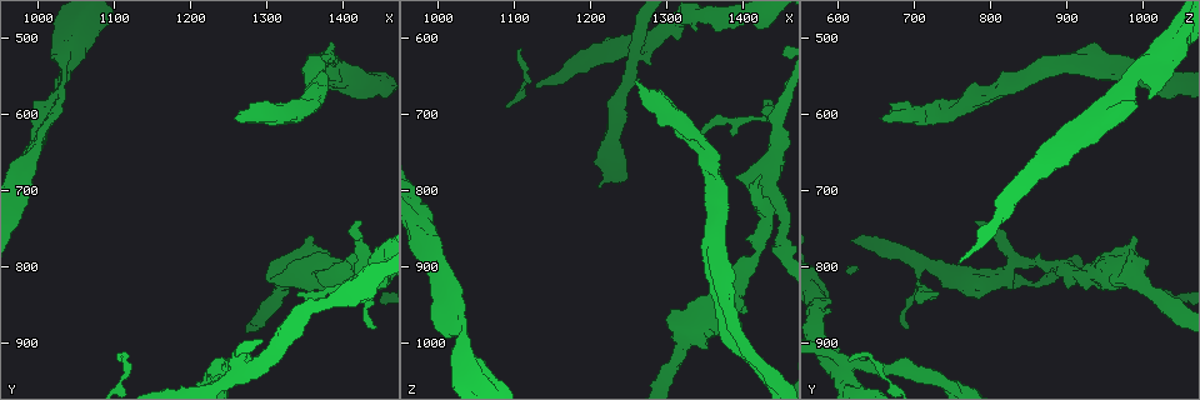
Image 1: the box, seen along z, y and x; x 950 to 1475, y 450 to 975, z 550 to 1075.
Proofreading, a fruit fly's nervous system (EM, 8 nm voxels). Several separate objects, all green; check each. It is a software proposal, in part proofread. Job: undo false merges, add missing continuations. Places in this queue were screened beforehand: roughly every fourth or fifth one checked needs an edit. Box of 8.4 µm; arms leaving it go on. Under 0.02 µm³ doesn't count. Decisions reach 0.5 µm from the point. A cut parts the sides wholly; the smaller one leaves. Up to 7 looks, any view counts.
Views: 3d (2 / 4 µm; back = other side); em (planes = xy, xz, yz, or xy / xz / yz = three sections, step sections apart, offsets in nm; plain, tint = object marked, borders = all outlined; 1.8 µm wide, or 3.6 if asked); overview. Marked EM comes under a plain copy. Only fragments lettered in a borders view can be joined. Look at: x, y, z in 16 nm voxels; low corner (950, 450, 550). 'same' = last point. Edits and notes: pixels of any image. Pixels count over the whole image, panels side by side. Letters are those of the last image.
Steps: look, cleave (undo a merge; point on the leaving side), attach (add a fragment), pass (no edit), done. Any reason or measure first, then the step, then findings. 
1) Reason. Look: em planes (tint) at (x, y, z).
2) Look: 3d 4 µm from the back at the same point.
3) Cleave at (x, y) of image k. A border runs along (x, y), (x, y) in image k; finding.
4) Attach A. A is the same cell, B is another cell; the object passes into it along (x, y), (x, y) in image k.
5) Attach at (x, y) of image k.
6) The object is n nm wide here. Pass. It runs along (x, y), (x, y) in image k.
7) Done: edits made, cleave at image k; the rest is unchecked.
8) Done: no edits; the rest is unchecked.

Thick turns thin. Look: 3d 2 µm at (1285, 600, 685).

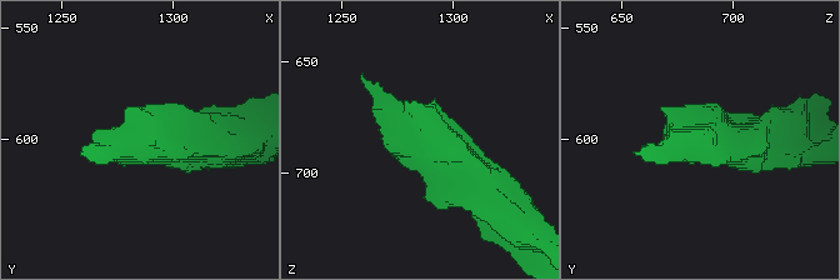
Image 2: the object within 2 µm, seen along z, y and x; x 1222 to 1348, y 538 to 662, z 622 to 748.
Need the tissue. Look: em planes (tint) at (1287, 601, 687).

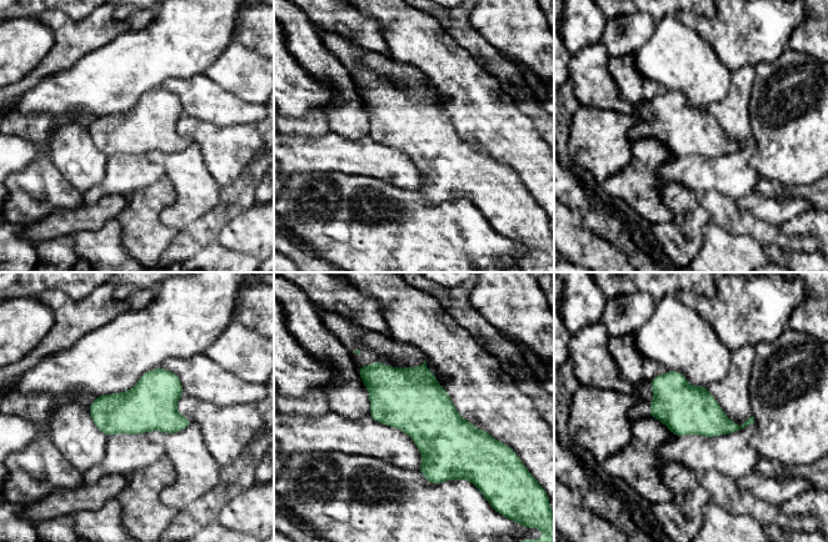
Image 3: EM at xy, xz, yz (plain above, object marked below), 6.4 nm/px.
See the neighbours. Look: em planes (borders) at the same point.

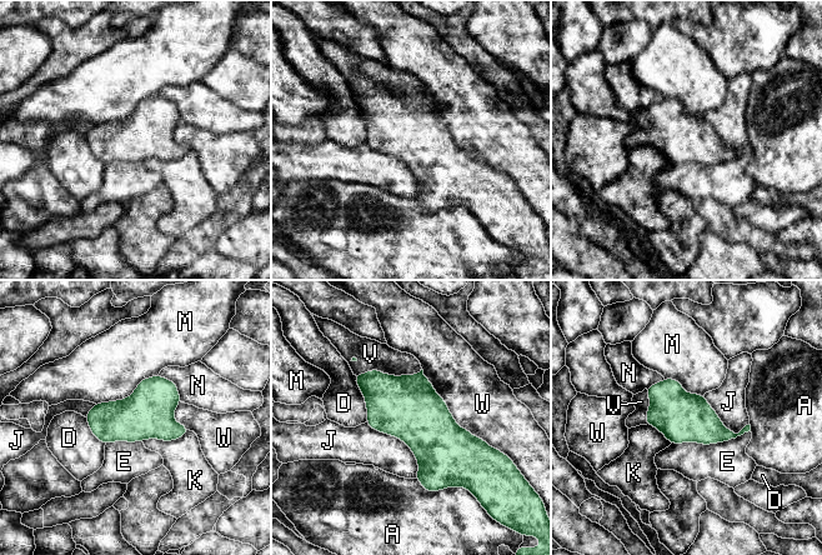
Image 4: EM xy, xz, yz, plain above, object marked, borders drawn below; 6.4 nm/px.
Attach V. V is the same cell, A, D, E, J, K, M, N and W are other cells; the object passes into it along (407, 406), (389, 375), (370, 354) in image 4; the neuron continues.

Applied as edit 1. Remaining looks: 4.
Two arms in line, one across. Look: em xz step 4 (tint) at (1420, 555, 1025).

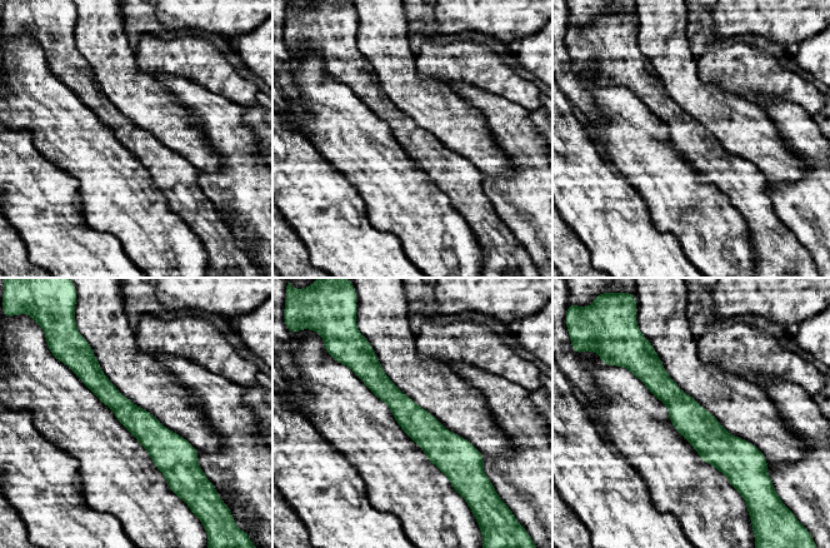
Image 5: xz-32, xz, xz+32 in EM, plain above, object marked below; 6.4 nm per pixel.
Look: em planes (tint) at the same point.

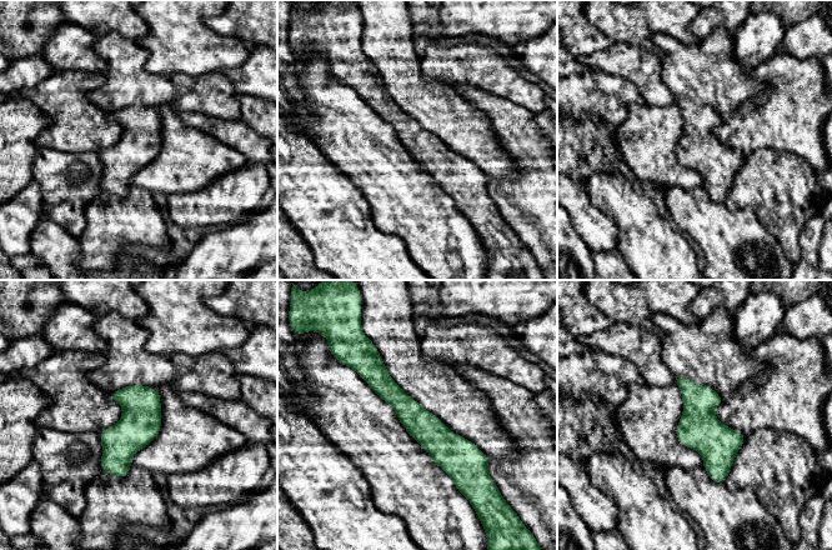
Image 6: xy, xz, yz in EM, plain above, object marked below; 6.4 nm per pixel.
Look: em planes (borders) at the same point.

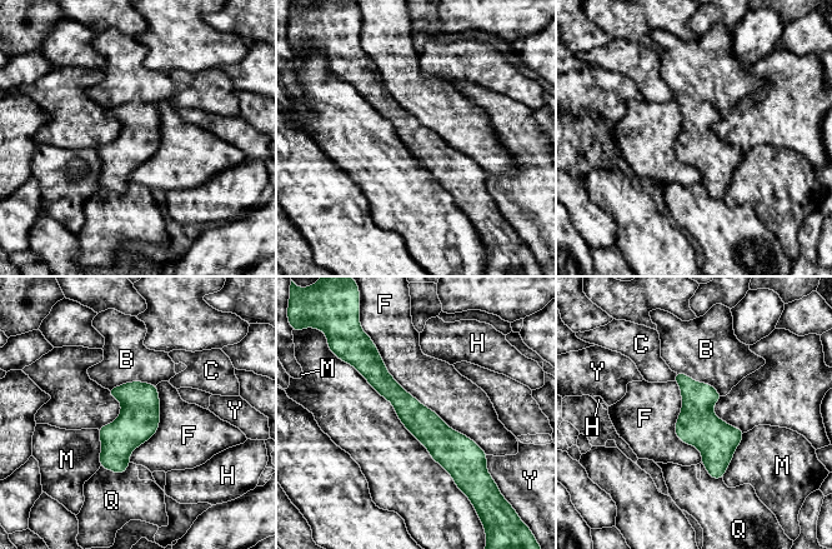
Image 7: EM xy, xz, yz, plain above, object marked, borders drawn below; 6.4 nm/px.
Pass. B, C, F, H, M, Q and Y are other cells; a border runs along (372, 342), (407, 392), (489, 454) in image 7; all the same neuron.

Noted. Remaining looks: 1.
Done: edits made, attach at image 4; the rest is unchecked.

